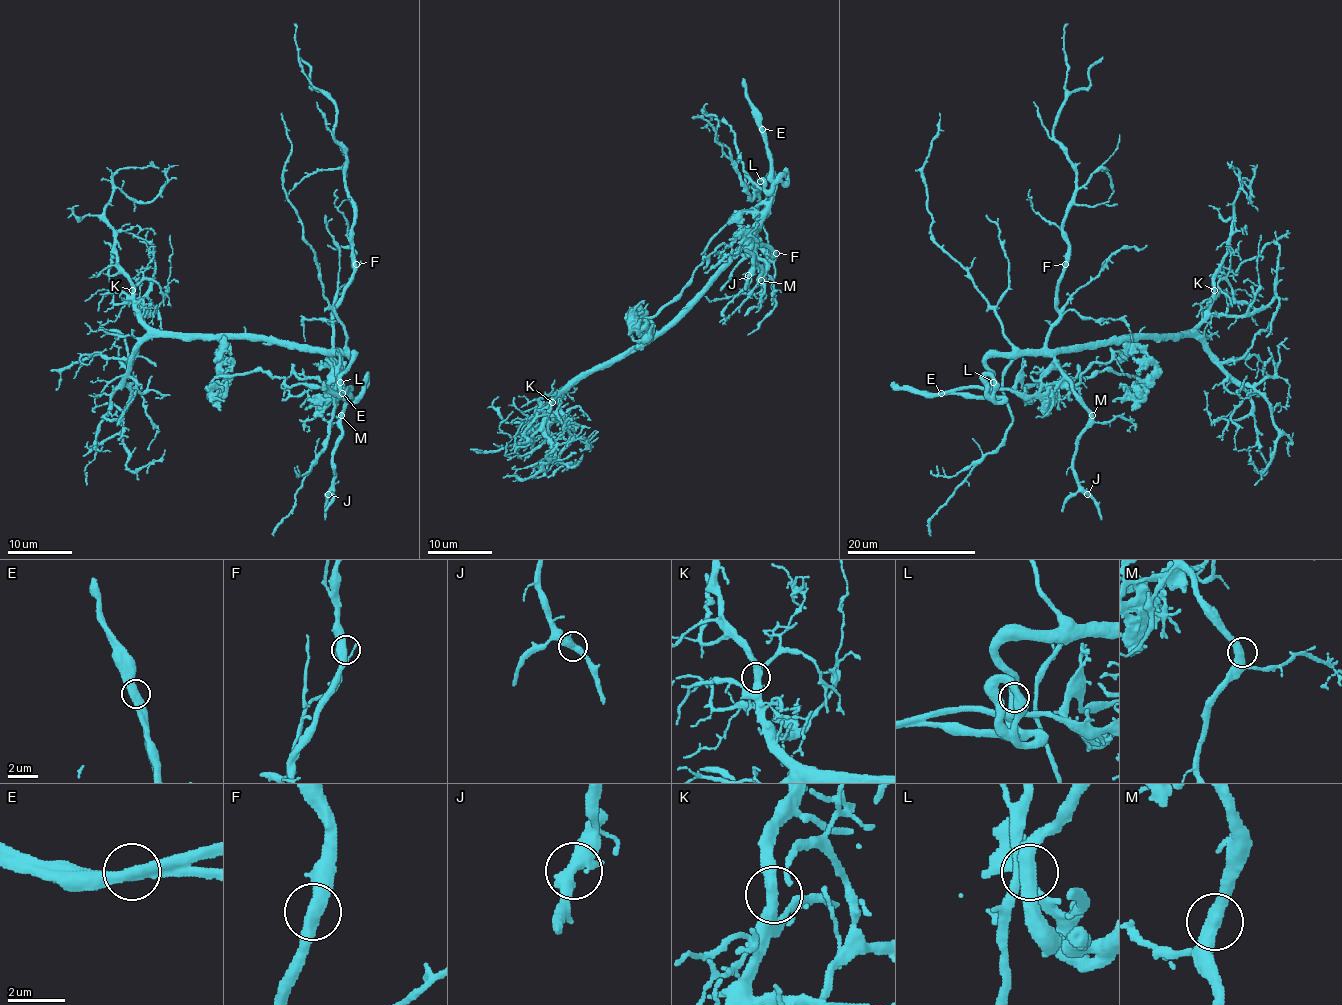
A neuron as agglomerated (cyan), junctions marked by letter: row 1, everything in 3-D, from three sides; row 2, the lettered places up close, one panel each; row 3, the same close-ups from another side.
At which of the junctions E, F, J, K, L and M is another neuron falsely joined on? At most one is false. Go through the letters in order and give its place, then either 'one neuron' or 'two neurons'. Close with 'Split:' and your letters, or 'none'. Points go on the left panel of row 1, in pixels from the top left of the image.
E: at (342, 393); two neurons
F: at (356, 264); one neuron
J: at (328, 494); one neuron
K: at (132, 290); one neuron
L: at (340, 382); one neuron
M: at (341, 415); one neuron
Split: E

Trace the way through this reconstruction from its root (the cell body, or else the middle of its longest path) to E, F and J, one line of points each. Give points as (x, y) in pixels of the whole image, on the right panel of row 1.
E: (1092, 343), (1065, 346), (1033, 394), (980, 388), (941, 393)
F: (1092, 343), (1054, 349), (1047, 346), (1047, 332), (1059, 317), (1057, 284), (1065, 264)
J: (1092, 343), (1065, 346), (1055, 356), (1055, 366), (1089, 414), (1087, 428), (1073, 454), (1075, 480), (1087, 494)

